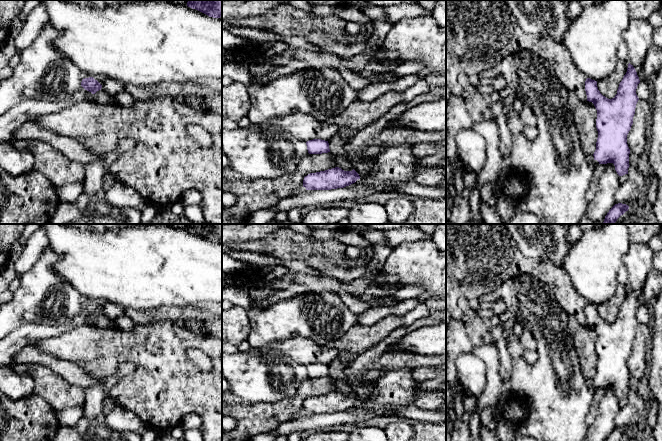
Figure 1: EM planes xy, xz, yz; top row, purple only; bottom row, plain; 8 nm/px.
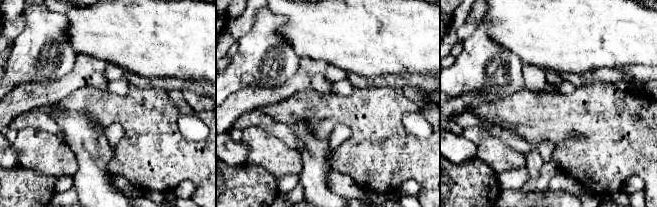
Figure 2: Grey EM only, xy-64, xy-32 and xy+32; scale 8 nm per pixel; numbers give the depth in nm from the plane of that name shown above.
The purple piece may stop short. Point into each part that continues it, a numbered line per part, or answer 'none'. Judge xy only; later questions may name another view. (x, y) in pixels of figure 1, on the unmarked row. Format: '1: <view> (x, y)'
none

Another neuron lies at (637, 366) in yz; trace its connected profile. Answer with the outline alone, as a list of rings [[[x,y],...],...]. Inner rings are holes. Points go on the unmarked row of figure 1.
[[[639,323],[635,332],[633,348],[627,359],[627,368],[630,376],[638,380],[640,380],[646,374],[648,369],[646,362],[646,343],[651,337],[652,331],[648,325]]]

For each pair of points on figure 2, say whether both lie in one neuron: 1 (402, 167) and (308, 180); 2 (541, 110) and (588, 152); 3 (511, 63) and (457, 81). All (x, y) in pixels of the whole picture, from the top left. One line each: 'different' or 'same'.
1: different
2: same
3: same

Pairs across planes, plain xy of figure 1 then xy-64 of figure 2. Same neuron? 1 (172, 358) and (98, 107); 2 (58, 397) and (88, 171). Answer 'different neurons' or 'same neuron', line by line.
1: same neuron
2: different neurons

